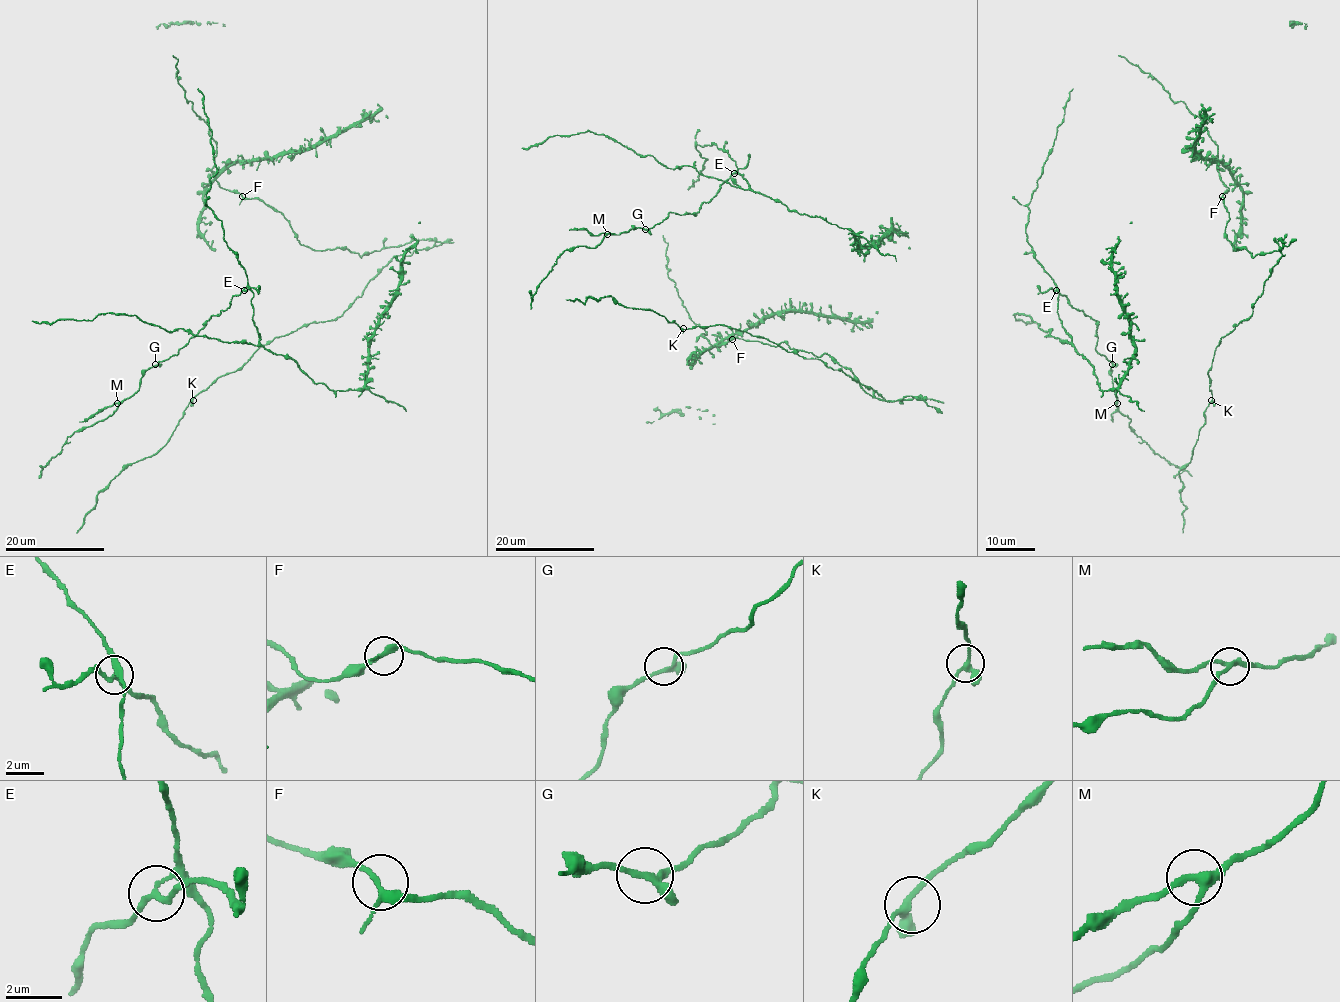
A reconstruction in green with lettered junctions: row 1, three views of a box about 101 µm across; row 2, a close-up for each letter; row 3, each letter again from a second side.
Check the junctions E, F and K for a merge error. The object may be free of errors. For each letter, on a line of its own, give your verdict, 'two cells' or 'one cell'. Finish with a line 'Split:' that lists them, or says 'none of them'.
E: two cells
F: one cell
K: one cell
Split: E

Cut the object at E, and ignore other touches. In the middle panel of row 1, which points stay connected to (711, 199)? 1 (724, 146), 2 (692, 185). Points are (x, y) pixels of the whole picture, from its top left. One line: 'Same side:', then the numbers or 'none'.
Same side: none

